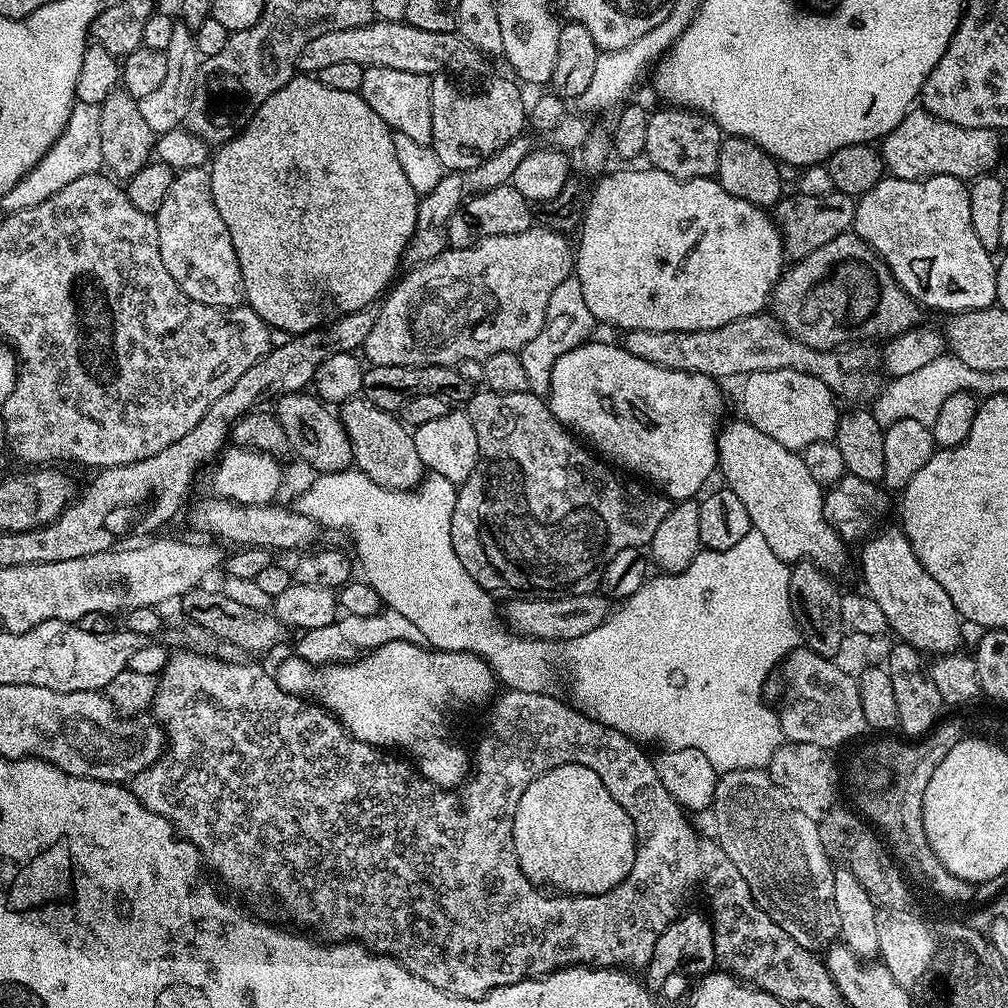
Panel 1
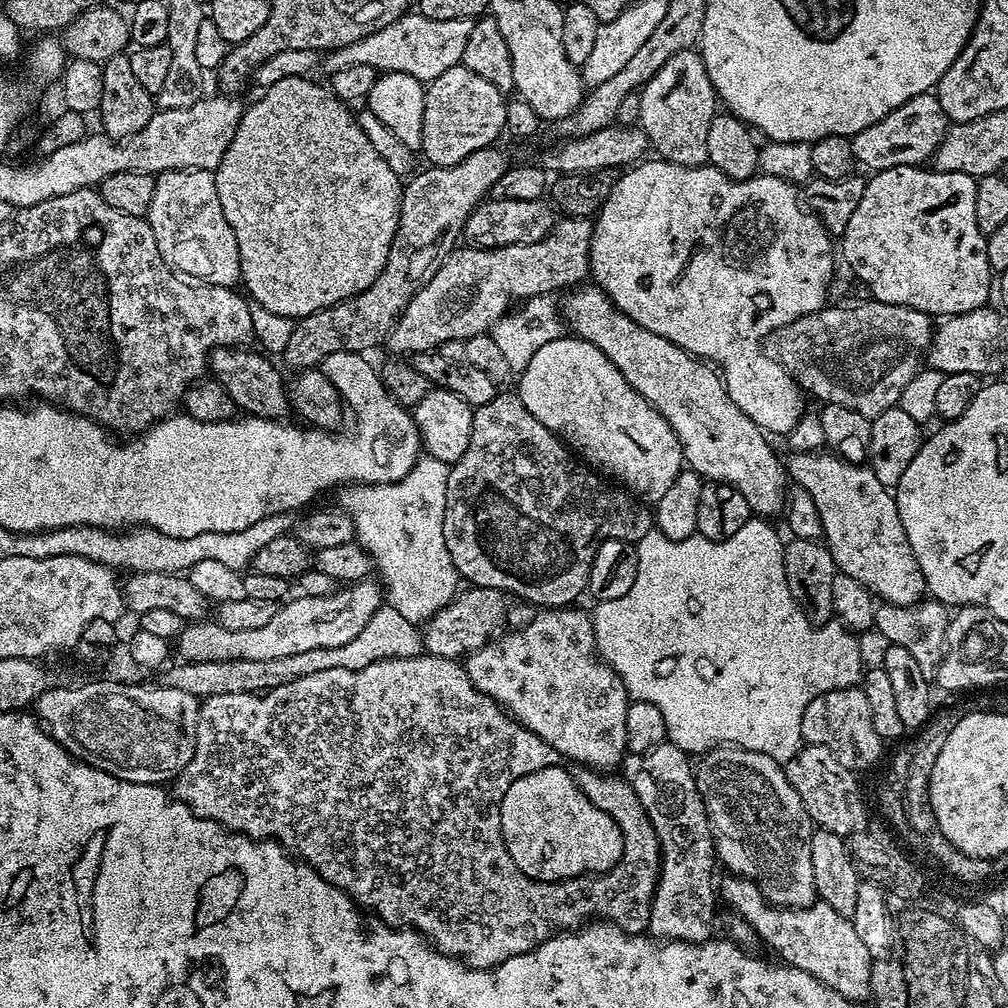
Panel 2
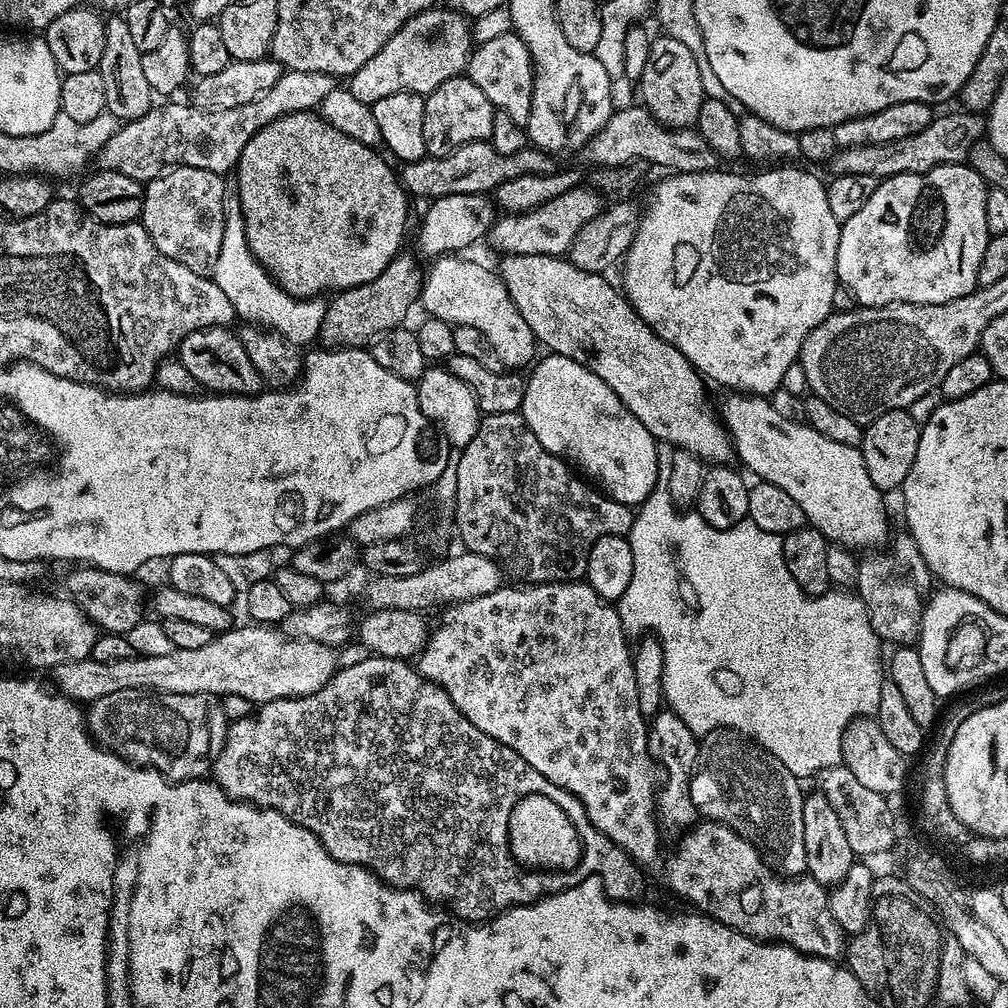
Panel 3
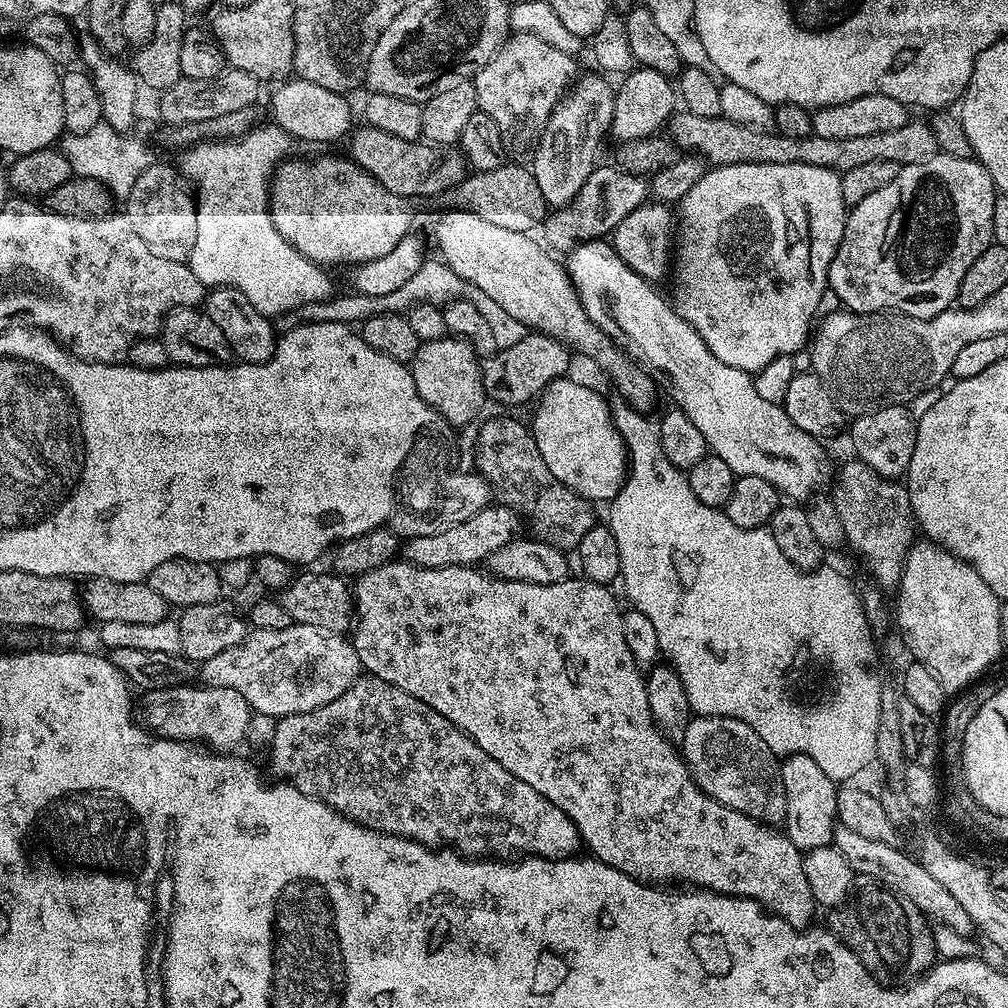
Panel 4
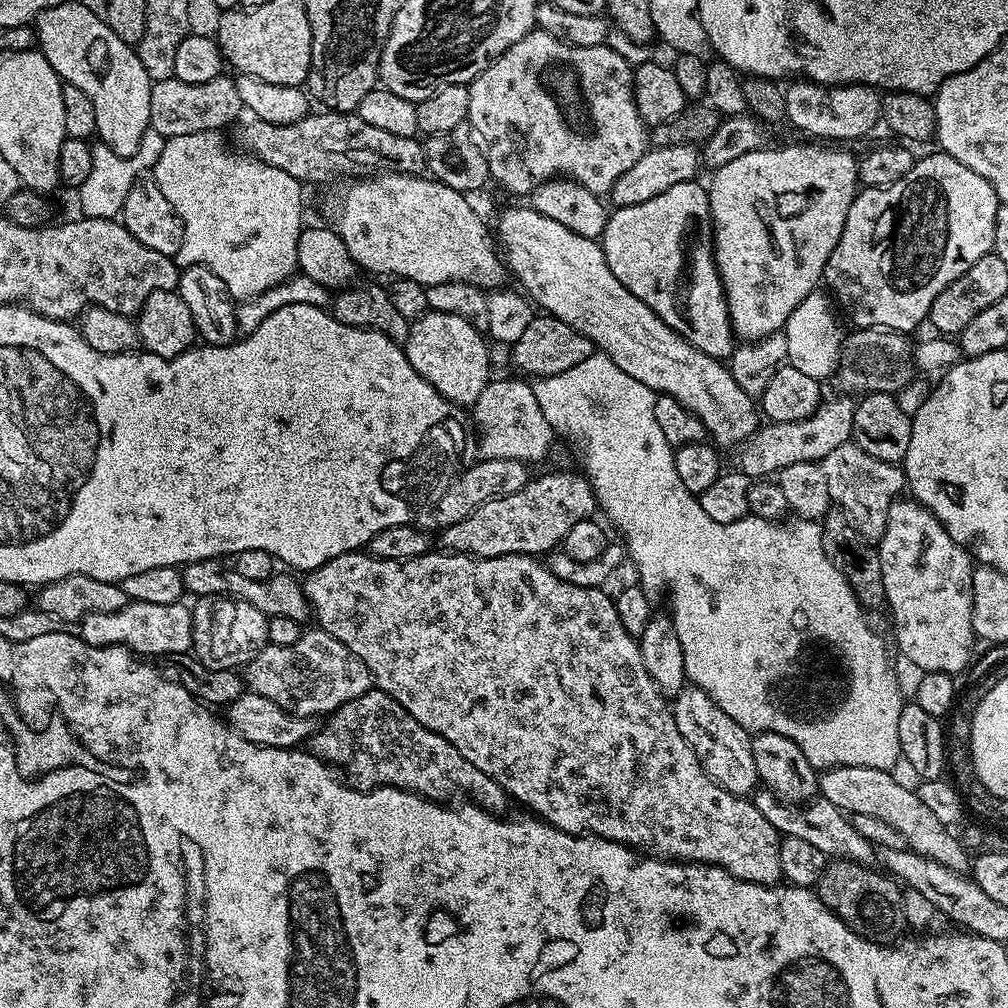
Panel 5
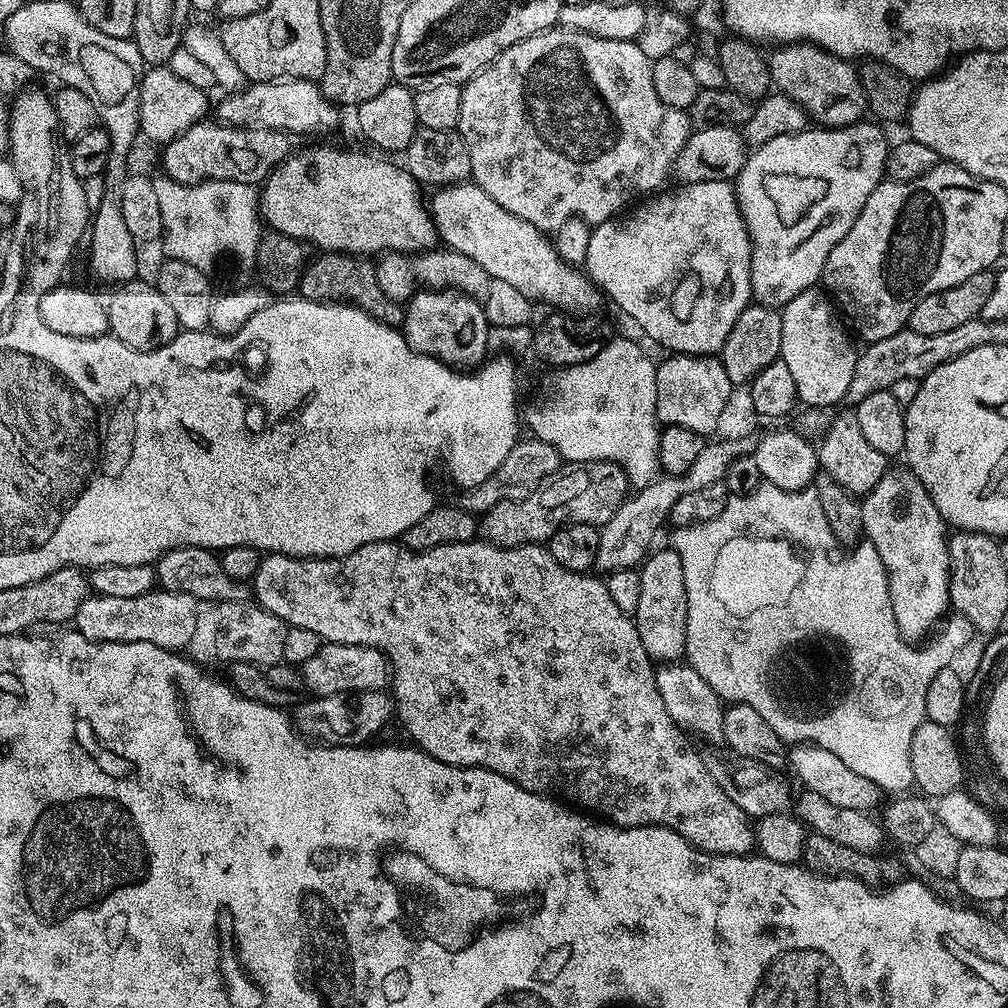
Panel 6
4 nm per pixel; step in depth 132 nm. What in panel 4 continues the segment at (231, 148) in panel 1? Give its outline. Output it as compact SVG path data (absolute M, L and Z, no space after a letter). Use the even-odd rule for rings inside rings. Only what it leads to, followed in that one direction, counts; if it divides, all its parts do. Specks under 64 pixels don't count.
M343 155L341 156L342 157L320 156L317 160L289 159L287 162L281 163L279 167L275 169L274 175L270 181L270 211L272 213L272 221L278 230L278 234L282 234L282 238L286 238L286 242L293 244L307 260L313 260L314 263L321 266L340 264L343 260L348 263L348 266L355 266L382 258L386 254L390 254L390 250L394 250L394 246L398 246L398 242L402 242L404 236L409 235L410 228L408 228L408 226L412 222L412 208L408 205L411 203L409 203L405 197L390 194L390 190L386 190L386 186L379 184L366 170L359 168L352 159L345 158Z

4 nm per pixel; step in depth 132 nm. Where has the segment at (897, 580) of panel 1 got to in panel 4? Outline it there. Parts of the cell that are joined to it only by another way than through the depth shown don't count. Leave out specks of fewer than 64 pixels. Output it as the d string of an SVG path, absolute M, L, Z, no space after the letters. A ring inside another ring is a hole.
M607 239L588 240L585 244L576 245L567 253L566 271L590 322L605 332L625 356L636 361L663 391L664 388L668 391L671 403L680 408L682 414L686 414L686 418L698 426L698 430L702 430L711 455L722 458L722 462L726 462L726 466L730 466L730 470L737 476L766 478L766 482L773 484L777 492L792 502L807 501L816 494L811 492L824 487L827 489L833 483L834 464L832 468L832 460L824 449L827 447L815 436L806 434L806 430L798 430L798 426L790 422L781 405L765 402L758 395L753 373L726 366L726 362L714 358L714 354L710 354L710 346L702 342L700 335L684 320L683 315L675 307L672 309L648 285L651 283L645 277L622 262Z

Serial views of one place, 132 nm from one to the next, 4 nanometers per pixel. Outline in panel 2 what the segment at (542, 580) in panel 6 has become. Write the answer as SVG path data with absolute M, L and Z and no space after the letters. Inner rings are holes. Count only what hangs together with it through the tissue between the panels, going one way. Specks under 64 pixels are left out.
M565 606L562 608L550 608L540 610L536 617L529 624L521 626L517 632L509 631L507 634L501 635L495 642L479 648L477 652L471 653L467 657L466 667L470 682L482 694L486 694L491 700L495 700L513 720L520 724L525 724L534 734L538 734L538 738L542 738L554 749L557 757L568 760L577 760L580 764L589 764L592 768L608 768L604 770L616 770L620 763L623 762L624 756L628 752L628 731L626 730L626 710L630 703L630 697L626 686L622 682L622 678L600 659L599 652L596 651L596 634L592 625L591 615L587 611L576 608L580 606ZM731 874L725 875L725 877L725 880L719 881L718 884L719 899L723 903L725 900L736 911L735 915L739 919L745 920L756 931L757 937L761 941L766 940L769 946L780 955L777 957L783 963L818 978L818 982L830 986L830 990L842 994L842 998L853 1002L864 1000L867 996L869 999L874 958L866 950L862 938L858 938L858 930L854 930L849 917L838 914L838 910L832 909L829 904L823 902L811 904L808 908L778 908L764 899L758 886L752 880L745 880L742 876Z

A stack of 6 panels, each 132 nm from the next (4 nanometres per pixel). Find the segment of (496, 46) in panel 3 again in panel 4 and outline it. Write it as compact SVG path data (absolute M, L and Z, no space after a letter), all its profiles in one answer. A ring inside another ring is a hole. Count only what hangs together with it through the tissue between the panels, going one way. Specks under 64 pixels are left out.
M518 32L509 35L494 58L490 58L490 62L486 62L486 66L476 72L477 109L494 118L502 134L504 147L511 155L513 152L516 156L527 157L535 149L550 114L577 79L576 63L577 57L562 54L562 50L542 42L542 38Z

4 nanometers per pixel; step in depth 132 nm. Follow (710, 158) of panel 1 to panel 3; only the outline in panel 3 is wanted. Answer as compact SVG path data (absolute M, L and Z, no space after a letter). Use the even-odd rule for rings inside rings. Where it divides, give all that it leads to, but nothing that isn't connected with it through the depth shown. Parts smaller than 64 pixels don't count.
M665 34L657 35L653 39L638 88L641 98L644 99L641 100L643 107L652 113L652 117L669 128L693 127L698 118L698 110L702 110L702 102L706 98L694 54L685 43Z

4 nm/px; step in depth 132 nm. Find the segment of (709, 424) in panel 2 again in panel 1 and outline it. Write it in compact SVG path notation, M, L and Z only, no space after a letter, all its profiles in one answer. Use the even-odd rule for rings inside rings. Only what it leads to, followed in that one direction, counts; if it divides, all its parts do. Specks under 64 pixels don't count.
M737 418L733 424L725 423L719 429L716 441L716 459L718 461L719 475L724 475L723 483L734 494L738 494L738 498L742 498L742 506L746 506L746 514L750 514L750 522L753 529L762 534L762 538L766 538L766 542L770 546L770 550L774 550L774 554L778 554L778 558L784 560L785 565L791 566L801 562L816 564L819 568L824 569L829 574L837 574L844 568L844 563L848 560L848 552L844 549L845 537L837 532L831 524L828 523L828 518L824 514L824 497L826 495L825 489L818 482L814 482L814 477L810 475L810 469L806 466L803 455L799 451L782 446L782 442L774 442L774 438L770 438L770 434L762 434L762 430L758 430L747 420Z

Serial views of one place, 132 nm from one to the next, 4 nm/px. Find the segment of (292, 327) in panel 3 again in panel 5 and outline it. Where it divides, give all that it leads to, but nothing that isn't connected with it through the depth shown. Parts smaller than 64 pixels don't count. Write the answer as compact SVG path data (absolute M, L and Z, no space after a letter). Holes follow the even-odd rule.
M214 131L167 137L158 162L150 169L150 176L158 182L162 194L166 194L166 202L174 206L184 222L184 241L175 259L184 266L206 266L222 278L233 301L243 302L297 275L300 211L304 208L305 189L301 181L286 174L286 170L263 164L239 151L228 152L220 136L223 135L219 131Z

